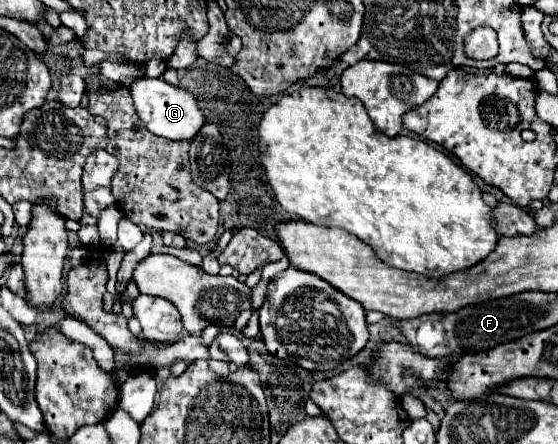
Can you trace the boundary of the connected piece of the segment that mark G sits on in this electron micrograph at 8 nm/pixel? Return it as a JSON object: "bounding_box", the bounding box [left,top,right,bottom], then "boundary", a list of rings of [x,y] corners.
{"bounding_box":[130,79,206,141],"boundary":[[[138,79],[136,83],[132,83],[130,87],[136,111],[140,115],[140,119],[146,123],[146,127],[160,137],[166,137],[170,141],[192,141],[194,135],[198,135],[198,131],[202,129],[202,125],[206,123],[198,101],[180,87],[168,85],[164,79]]]}

